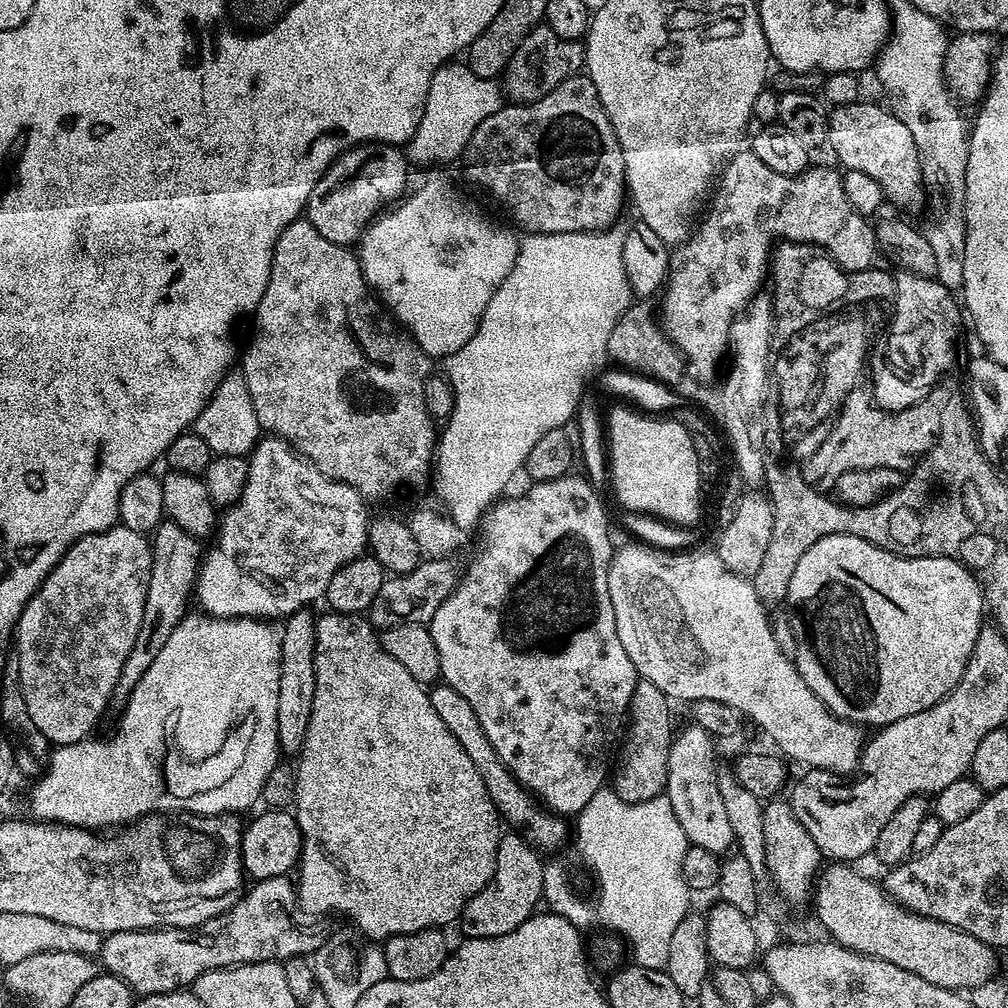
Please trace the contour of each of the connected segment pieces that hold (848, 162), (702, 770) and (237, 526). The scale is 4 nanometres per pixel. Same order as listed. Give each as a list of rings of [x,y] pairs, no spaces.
[[[864,103],[833,107],[828,113],[827,147],[832,148],[836,155],[835,163],[844,170],[853,168],[862,170],[862,174],[870,174],[870,178],[882,186],[882,194],[889,205],[897,204],[900,208],[922,207],[926,185],[920,169],[918,146],[914,146],[910,130],[906,130],[896,113],[887,107],[884,109],[876,104]]]
[[[688,722],[684,729],[672,738],[670,758],[666,762],[666,786],[664,795],[670,806],[674,806],[674,818],[682,826],[691,846],[702,846],[717,854],[733,851],[736,839],[730,830],[730,817],[726,815],[726,805],[722,803],[722,790],[718,786],[720,772],[716,768],[716,745],[714,737],[702,726]]]
[[[268,434],[261,438],[247,457],[247,461],[248,477],[246,478],[246,486],[240,495],[240,500],[219,517],[218,527],[214,533],[216,548],[210,549],[209,552],[207,549],[203,553],[200,561],[200,572],[196,575],[196,587],[194,589],[195,603],[200,603],[199,611],[201,613],[214,616],[217,620],[276,618],[272,616],[286,618],[290,614],[307,609],[309,606],[312,606],[308,604],[314,603],[316,599],[319,601],[323,597],[326,586],[330,582],[330,578],[334,578],[336,571],[342,566],[346,566],[346,562],[357,560],[359,556],[365,555],[366,549],[368,548],[368,522],[370,512],[364,509],[366,507],[366,501],[358,490],[354,490],[348,484],[331,480],[326,474],[319,472],[304,457],[297,456],[295,450],[275,434]]]

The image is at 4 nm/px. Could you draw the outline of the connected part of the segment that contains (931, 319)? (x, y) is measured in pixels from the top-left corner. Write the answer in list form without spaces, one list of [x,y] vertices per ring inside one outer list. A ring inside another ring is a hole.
[[[897,271],[894,276],[896,287],[895,311],[890,319],[890,331],[894,334],[905,333],[910,323],[928,323],[929,337],[927,349],[932,360],[952,360],[956,356],[956,335],[959,334],[962,308],[954,297],[953,289],[947,288],[941,280],[930,276],[919,276],[913,272]],[[896,278],[896,279],[895,279]]]

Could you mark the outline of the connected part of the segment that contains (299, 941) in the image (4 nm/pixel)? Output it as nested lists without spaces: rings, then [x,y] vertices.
[[[275,876],[255,881],[240,901],[230,910],[210,918],[193,928],[135,928],[129,932],[110,932],[104,940],[98,960],[103,971],[122,978],[137,997],[166,994],[187,989],[202,974],[219,968],[237,968],[243,964],[257,964],[271,960],[283,962],[295,956],[307,957],[313,951],[312,932],[299,928],[292,921],[292,907],[298,904],[298,888],[288,876]]]

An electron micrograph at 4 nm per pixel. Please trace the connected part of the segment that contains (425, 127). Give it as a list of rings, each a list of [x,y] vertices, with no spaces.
[[[449,62],[430,78],[424,113],[420,115],[418,130],[409,138],[406,155],[413,165],[440,166],[443,160],[452,160],[468,147],[468,140],[490,114],[502,107],[502,88],[496,80],[478,78],[464,62]]]

